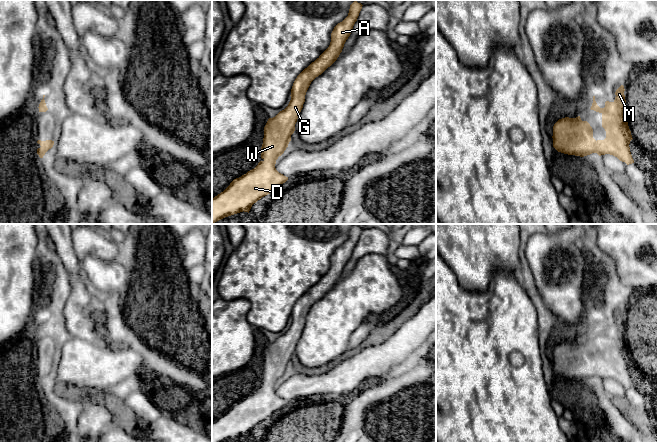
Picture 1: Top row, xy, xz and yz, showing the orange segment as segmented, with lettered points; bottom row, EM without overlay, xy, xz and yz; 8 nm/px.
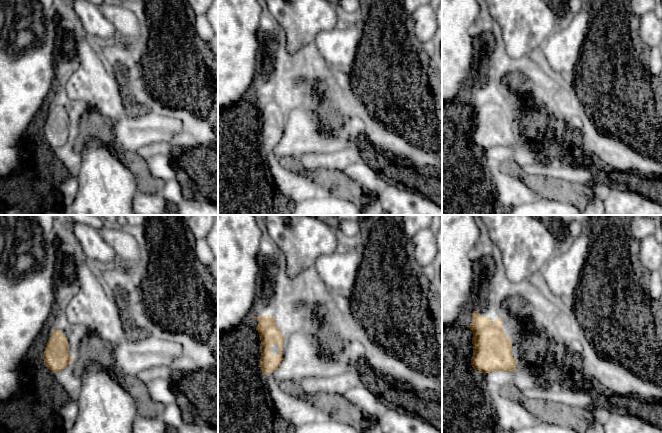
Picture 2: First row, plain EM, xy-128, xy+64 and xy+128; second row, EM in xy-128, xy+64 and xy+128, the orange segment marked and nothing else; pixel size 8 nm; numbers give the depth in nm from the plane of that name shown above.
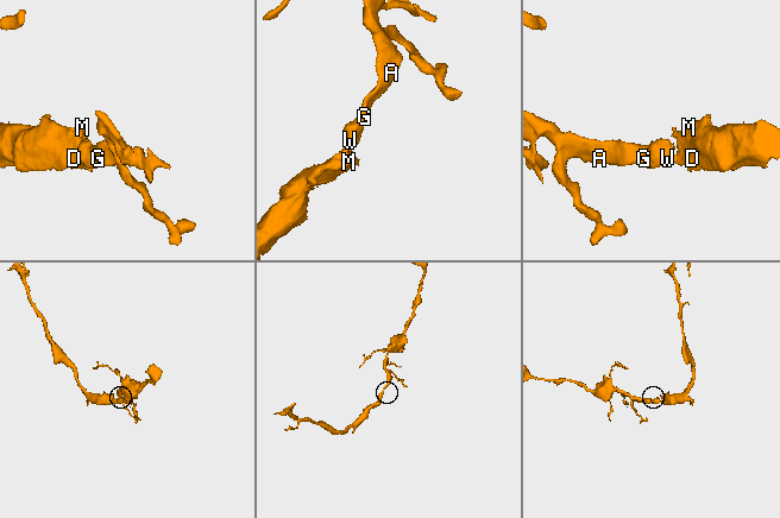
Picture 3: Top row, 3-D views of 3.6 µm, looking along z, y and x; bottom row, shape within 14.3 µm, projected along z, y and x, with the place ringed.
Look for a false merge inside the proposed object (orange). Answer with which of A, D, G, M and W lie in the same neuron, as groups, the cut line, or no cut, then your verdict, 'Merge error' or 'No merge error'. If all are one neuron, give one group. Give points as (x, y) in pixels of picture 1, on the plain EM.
Groups: A D G M W. No split. No merge error

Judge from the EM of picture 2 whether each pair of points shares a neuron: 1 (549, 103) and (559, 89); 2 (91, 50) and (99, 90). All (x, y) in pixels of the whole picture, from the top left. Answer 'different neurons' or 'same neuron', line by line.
1: same neuron
2: same neuron

